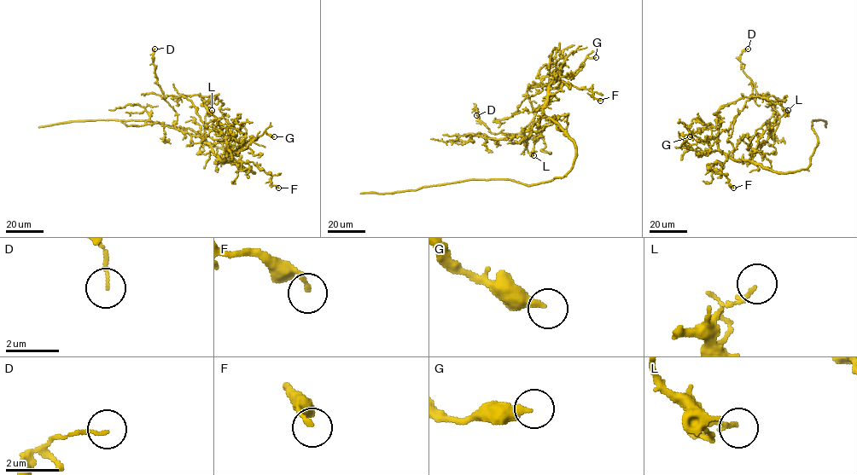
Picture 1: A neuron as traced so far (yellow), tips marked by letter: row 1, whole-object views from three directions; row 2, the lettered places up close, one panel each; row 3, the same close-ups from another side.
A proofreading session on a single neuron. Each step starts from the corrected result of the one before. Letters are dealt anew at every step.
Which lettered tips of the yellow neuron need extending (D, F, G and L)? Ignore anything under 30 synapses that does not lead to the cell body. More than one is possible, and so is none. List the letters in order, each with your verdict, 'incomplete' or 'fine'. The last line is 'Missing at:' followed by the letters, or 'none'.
D: fine
F: fine
G: fine
L: fine
Missing at: none

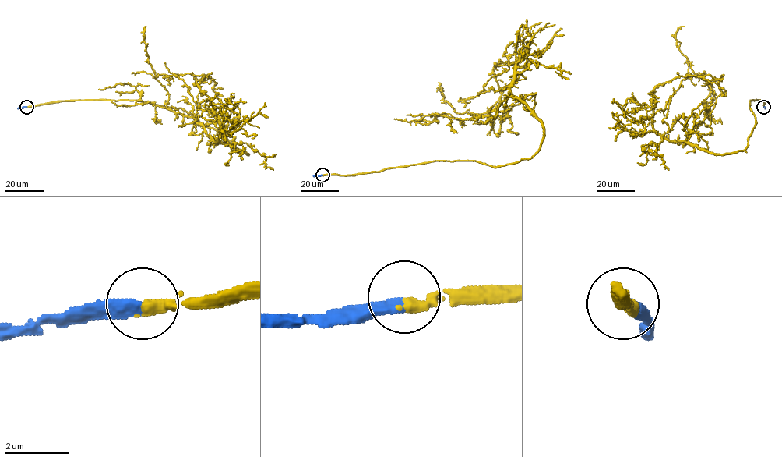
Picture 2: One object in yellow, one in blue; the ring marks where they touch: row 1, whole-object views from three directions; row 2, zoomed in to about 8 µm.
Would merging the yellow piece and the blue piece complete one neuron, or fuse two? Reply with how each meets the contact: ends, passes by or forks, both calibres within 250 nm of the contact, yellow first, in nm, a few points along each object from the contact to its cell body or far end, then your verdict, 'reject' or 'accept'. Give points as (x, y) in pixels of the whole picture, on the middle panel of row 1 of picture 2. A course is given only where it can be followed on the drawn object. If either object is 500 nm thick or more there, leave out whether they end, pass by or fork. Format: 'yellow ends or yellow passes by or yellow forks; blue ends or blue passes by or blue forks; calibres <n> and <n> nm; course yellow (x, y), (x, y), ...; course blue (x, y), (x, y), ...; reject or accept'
yellow ends; blue ends; calibres 360 and 400 nm; course yellow (322, 175), (538, 150), (515, 63), (495, 63), (485, 112), (441, 94); course blue (322, 175), (313, 176); accept

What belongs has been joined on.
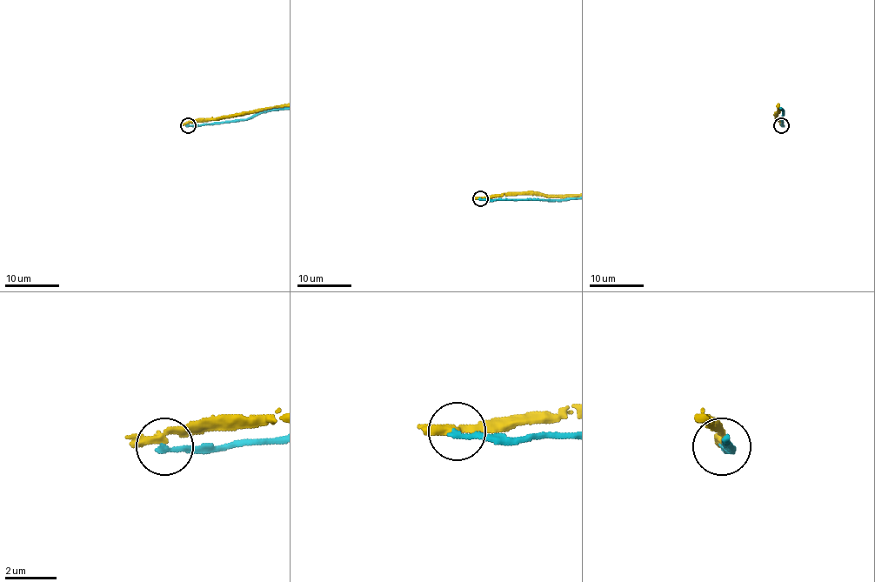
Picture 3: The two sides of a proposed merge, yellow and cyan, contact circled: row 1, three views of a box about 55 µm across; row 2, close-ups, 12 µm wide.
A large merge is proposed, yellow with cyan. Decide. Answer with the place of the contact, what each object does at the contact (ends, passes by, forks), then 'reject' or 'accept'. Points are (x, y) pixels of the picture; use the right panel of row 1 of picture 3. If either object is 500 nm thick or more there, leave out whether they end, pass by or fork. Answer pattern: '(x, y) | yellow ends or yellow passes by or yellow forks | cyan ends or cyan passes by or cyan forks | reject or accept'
(781, 125) | yellow passes by | cyan ends | reject

